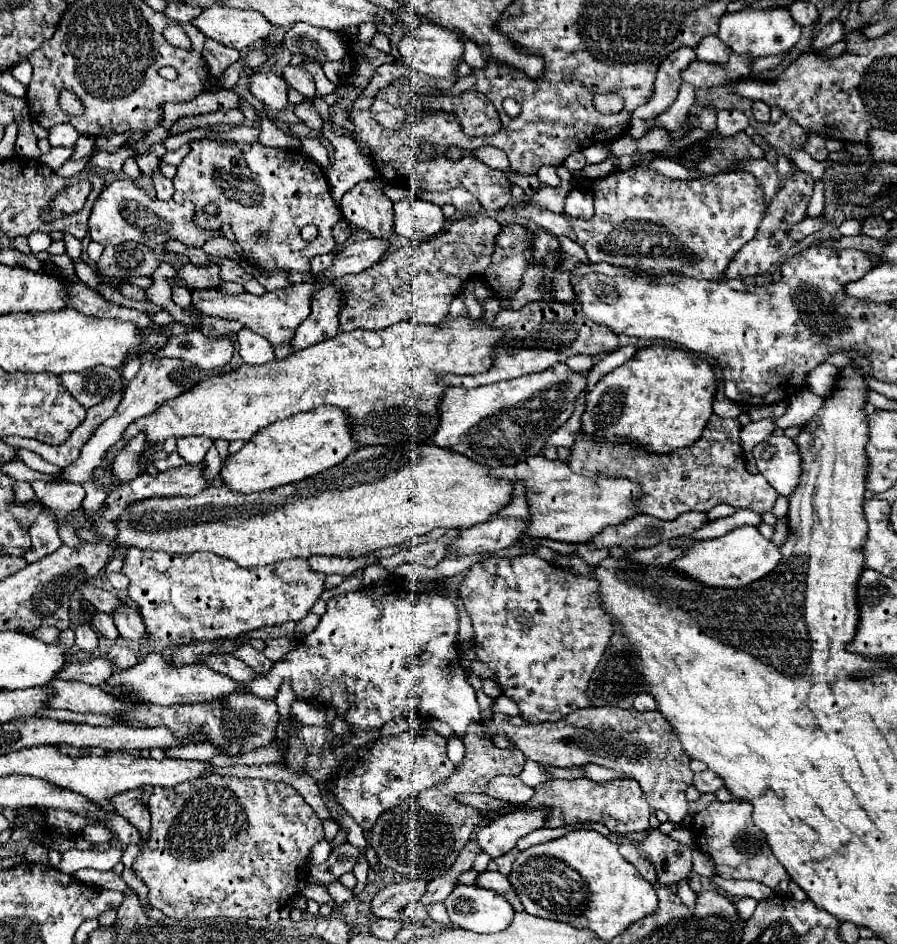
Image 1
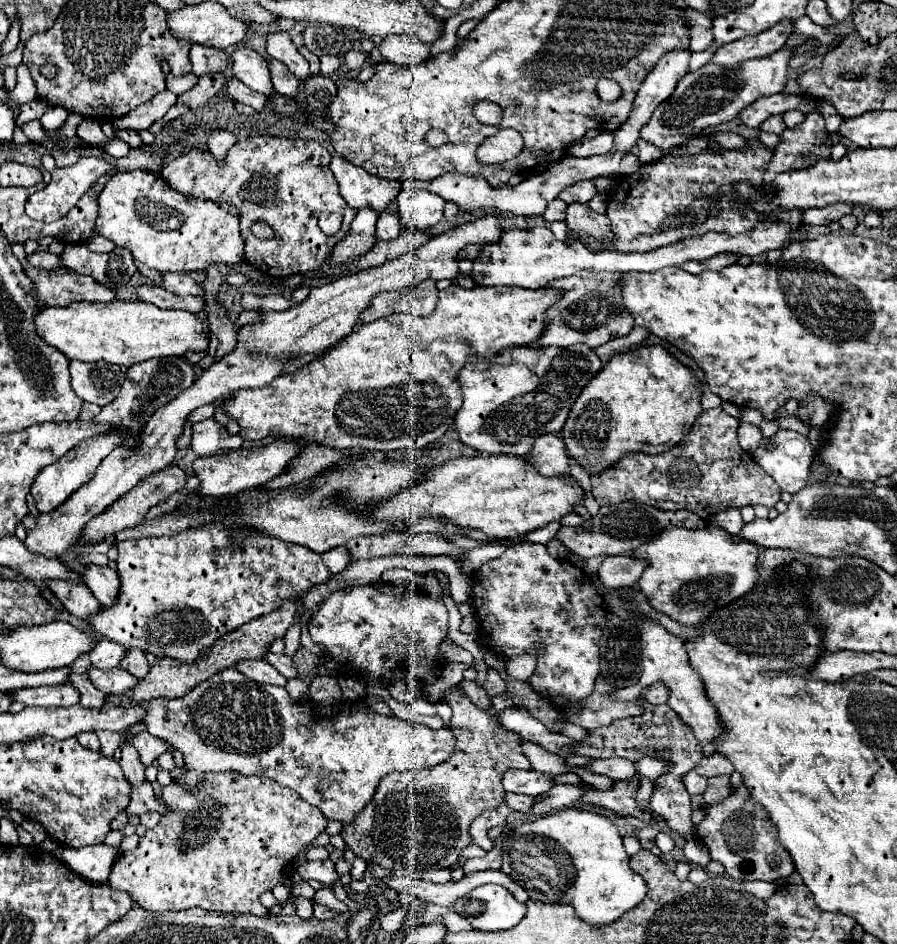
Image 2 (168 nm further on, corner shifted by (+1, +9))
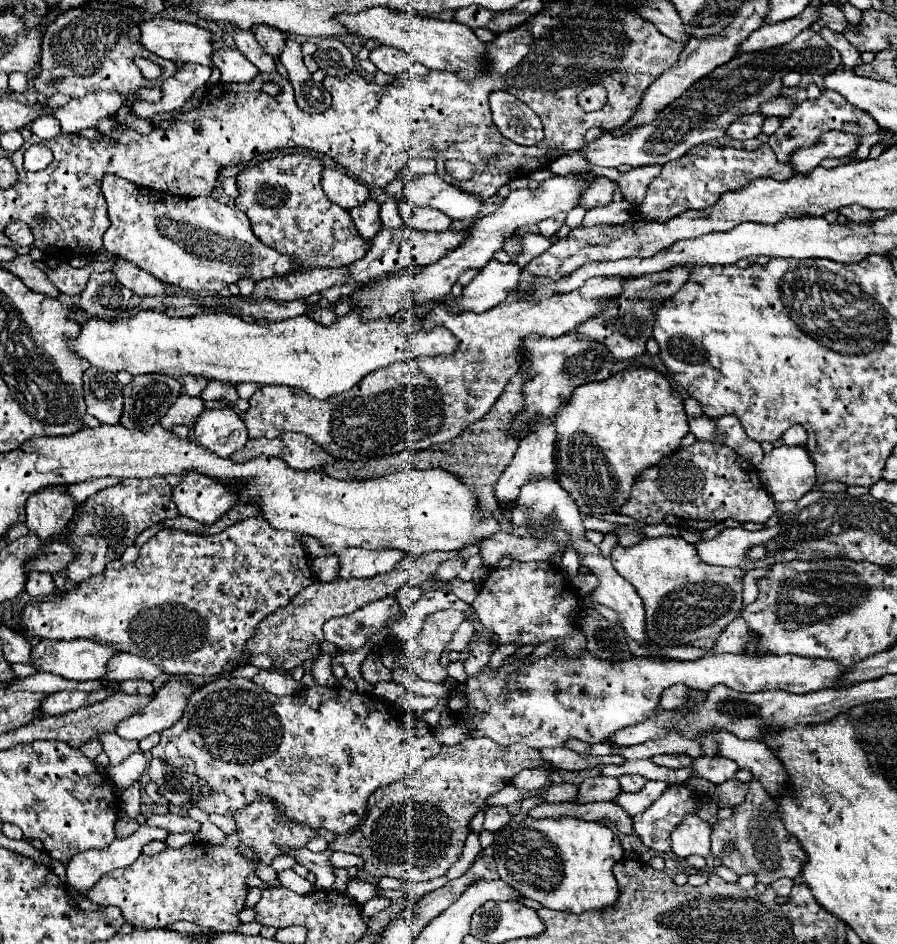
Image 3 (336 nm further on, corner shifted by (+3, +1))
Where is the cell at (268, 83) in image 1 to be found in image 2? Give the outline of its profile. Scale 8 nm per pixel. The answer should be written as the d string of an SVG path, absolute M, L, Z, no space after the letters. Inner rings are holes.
M237 48L231 54L231 64L233 64L233 76L239 78L245 86L249 86L255 92L261 94L271 94L275 88L271 84L269 76L269 66L261 54L257 54L251 48Z

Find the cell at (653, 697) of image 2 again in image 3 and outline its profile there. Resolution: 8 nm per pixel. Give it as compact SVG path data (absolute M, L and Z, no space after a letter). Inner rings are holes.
M677 684L677 686L671 686L669 690L665 690L665 692L661 694L659 708L661 708L661 710L669 710L669 708L675 708L677 704L681 704L681 700L685 698L685 690L687 690L685 684Z

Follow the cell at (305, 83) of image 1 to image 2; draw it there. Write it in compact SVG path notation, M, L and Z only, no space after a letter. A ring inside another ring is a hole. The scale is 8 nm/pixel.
M277 30L267 36L267 54L281 60L299 80L309 76L309 62L299 54L287 32Z

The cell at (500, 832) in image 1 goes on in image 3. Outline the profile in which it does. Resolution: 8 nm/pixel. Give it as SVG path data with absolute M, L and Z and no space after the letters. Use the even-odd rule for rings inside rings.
M605 776L587 778L583 784L579 784L579 790L577 790L577 796L575 796L575 804L611 800L619 792L621 792L621 788L617 788L617 780L615 778L605 778Z

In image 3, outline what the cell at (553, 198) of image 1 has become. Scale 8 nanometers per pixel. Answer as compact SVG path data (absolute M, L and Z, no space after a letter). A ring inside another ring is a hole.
M595 178L589 188L581 194L579 198L579 206L583 208L595 208L595 206L605 206L611 202L611 196L613 196L613 190L617 188L617 184L609 178Z

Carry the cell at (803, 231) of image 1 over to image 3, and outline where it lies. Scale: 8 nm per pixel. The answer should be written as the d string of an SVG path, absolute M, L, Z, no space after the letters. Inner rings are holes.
M857 204L845 206L845 208L841 208L841 210L843 210L843 216L847 216L851 222L867 222L867 220L871 220L871 210L861 208L861 206L857 206Z

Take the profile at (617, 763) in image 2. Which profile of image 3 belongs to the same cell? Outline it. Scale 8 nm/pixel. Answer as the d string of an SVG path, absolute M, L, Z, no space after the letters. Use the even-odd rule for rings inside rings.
M637 774L617 776L617 782L619 782L619 786L621 786L623 792L639 792L645 786L645 778L637 776Z

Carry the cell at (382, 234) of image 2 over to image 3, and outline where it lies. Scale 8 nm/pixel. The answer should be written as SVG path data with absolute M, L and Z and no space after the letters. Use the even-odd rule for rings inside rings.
M387 200L381 206L381 222L383 222L383 228L401 228L403 226L403 220L397 212L397 200Z

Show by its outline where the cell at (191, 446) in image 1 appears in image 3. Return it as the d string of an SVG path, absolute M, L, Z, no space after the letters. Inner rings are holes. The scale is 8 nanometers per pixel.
M233 408L205 410L197 418L197 424L193 426L193 434L199 446L207 448L209 452L221 458L229 458L233 452L241 450L247 442L245 424Z

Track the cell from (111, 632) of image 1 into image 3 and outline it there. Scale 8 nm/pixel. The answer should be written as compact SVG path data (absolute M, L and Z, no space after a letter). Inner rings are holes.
M29 572L25 592L31 594L31 596L35 596L35 598L39 598L39 600L45 600L47 596L59 594L57 588L55 588L53 576L47 574L47 572Z

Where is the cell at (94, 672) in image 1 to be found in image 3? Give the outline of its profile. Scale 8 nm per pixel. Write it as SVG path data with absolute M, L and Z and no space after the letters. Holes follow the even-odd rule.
M119 652L107 662L107 678L115 682L129 680L129 678L143 678L143 680L153 682L157 676L161 676L161 668L133 654Z

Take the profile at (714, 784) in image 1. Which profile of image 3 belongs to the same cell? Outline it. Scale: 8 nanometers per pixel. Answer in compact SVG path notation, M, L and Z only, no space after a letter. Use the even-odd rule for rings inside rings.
M697 756L693 758L691 770L693 770L693 776L701 776L713 784L723 784L725 780L735 778L735 772L739 768L733 760L723 758L723 756L713 756L713 758Z

